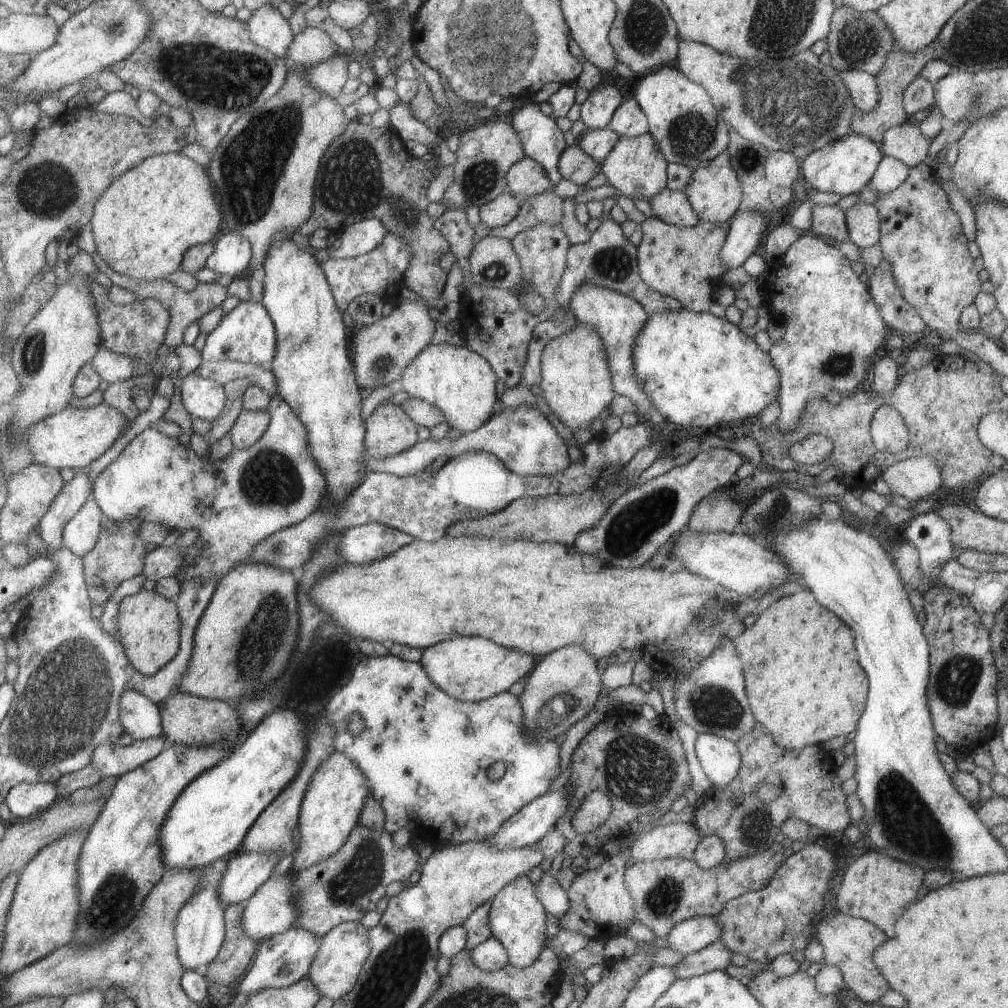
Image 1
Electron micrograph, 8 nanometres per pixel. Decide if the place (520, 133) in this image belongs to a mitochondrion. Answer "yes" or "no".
no

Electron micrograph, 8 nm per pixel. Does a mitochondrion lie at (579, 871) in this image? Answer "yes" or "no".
no

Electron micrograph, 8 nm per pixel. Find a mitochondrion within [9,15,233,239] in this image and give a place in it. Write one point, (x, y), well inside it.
(46, 189)

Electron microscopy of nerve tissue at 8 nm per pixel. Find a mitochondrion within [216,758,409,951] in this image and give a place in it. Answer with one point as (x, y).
(360, 875)

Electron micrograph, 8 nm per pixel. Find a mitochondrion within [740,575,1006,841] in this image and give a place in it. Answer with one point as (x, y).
(957, 677)

